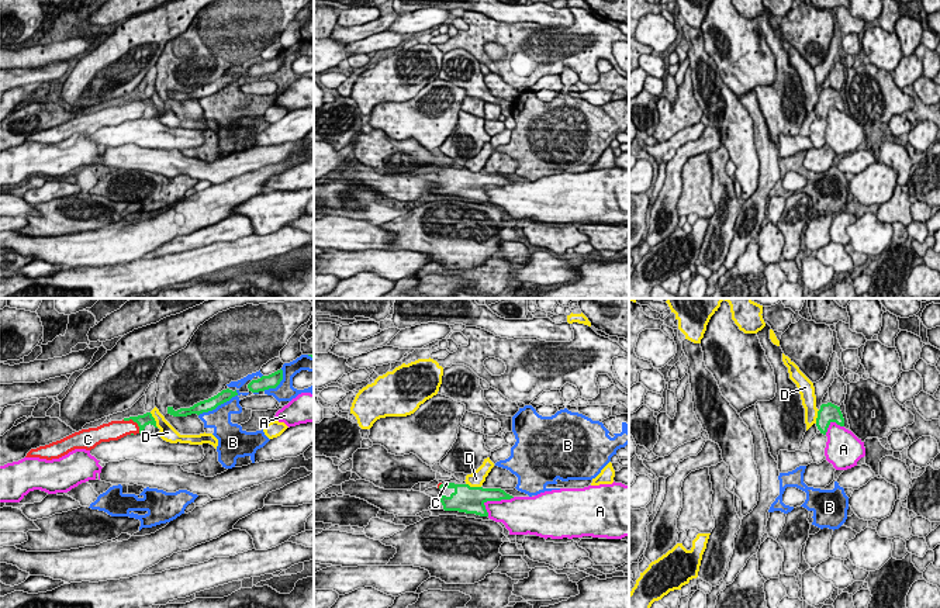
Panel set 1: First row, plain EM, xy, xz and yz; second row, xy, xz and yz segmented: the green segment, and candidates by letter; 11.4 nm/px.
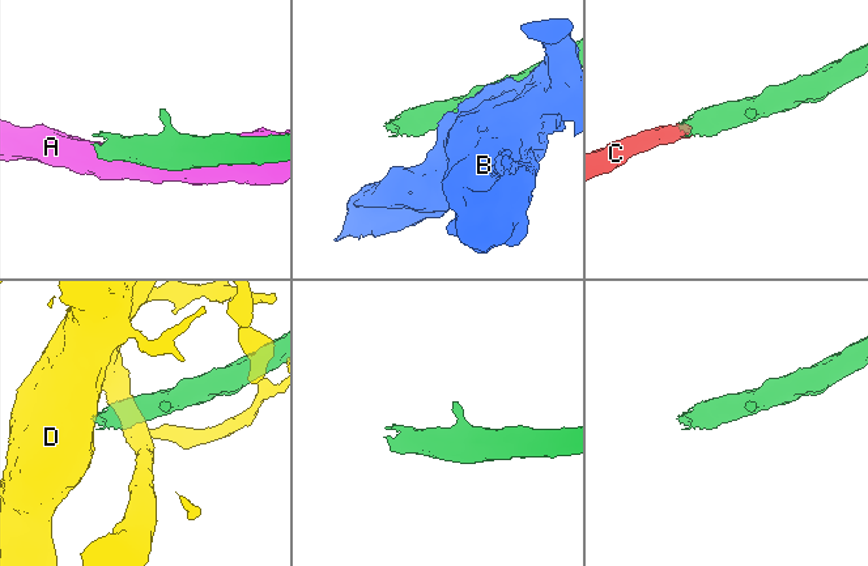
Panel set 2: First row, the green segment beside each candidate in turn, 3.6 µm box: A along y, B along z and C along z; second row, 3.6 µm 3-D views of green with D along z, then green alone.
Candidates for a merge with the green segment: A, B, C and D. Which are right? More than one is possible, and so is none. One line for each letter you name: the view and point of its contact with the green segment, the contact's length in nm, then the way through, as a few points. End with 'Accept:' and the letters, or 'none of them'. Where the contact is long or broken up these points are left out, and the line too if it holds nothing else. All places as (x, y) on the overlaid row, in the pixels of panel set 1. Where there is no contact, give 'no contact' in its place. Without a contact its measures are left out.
C: xy (134, 421) | 260 nm | across xy (142, 421), (134, 421), (127, 427), (116, 429)
Accept: C

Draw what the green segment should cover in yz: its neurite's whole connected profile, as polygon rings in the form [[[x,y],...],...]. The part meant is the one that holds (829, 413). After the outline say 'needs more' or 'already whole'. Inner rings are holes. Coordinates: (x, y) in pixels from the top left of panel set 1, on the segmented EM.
[[[832,403],[822,404],[816,418],[816,426],[820,431],[820,433],[826,435],[827,428],[832,422],[844,426],[844,418],[840,411],[840,407]]]; already whole

